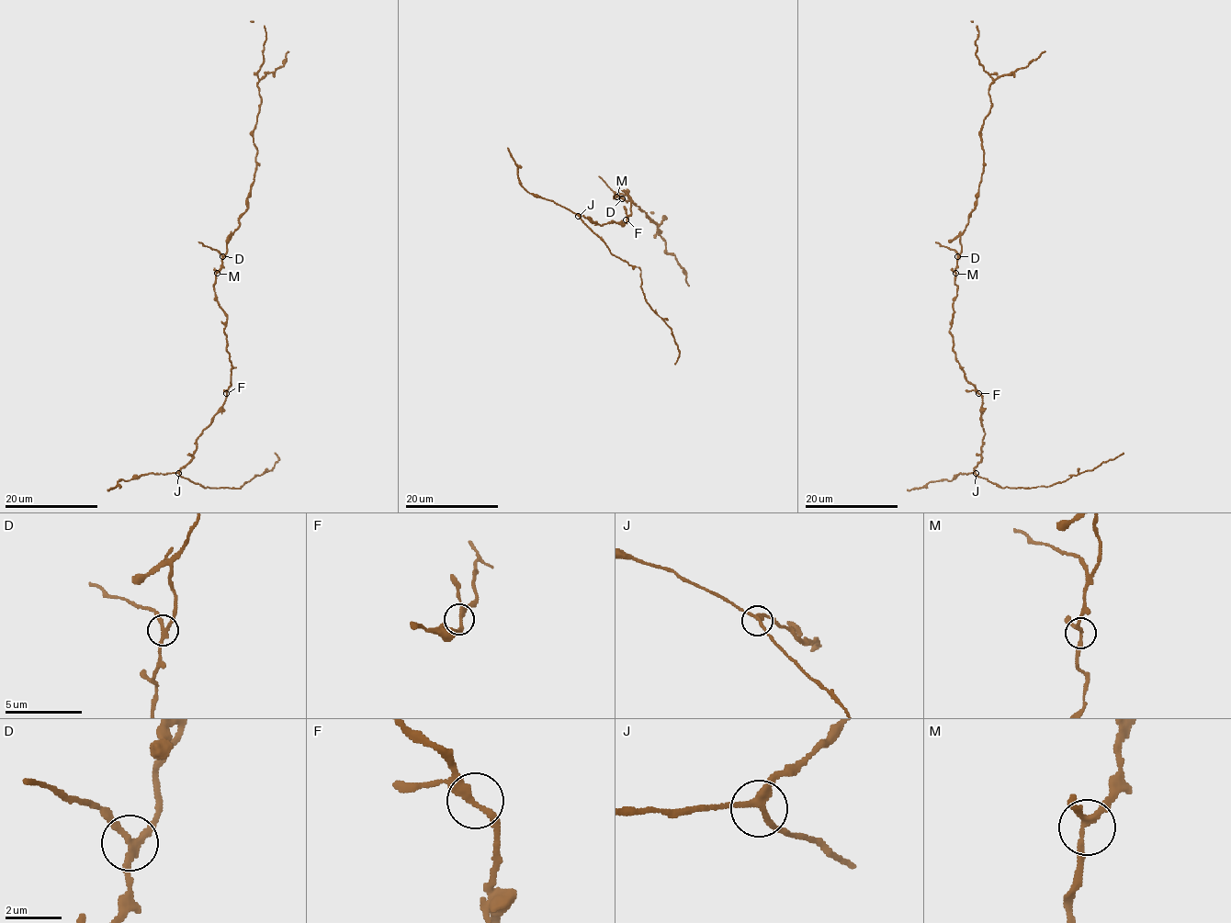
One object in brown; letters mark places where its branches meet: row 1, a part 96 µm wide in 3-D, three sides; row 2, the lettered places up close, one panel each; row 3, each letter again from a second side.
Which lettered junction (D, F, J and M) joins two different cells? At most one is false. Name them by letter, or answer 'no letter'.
D

